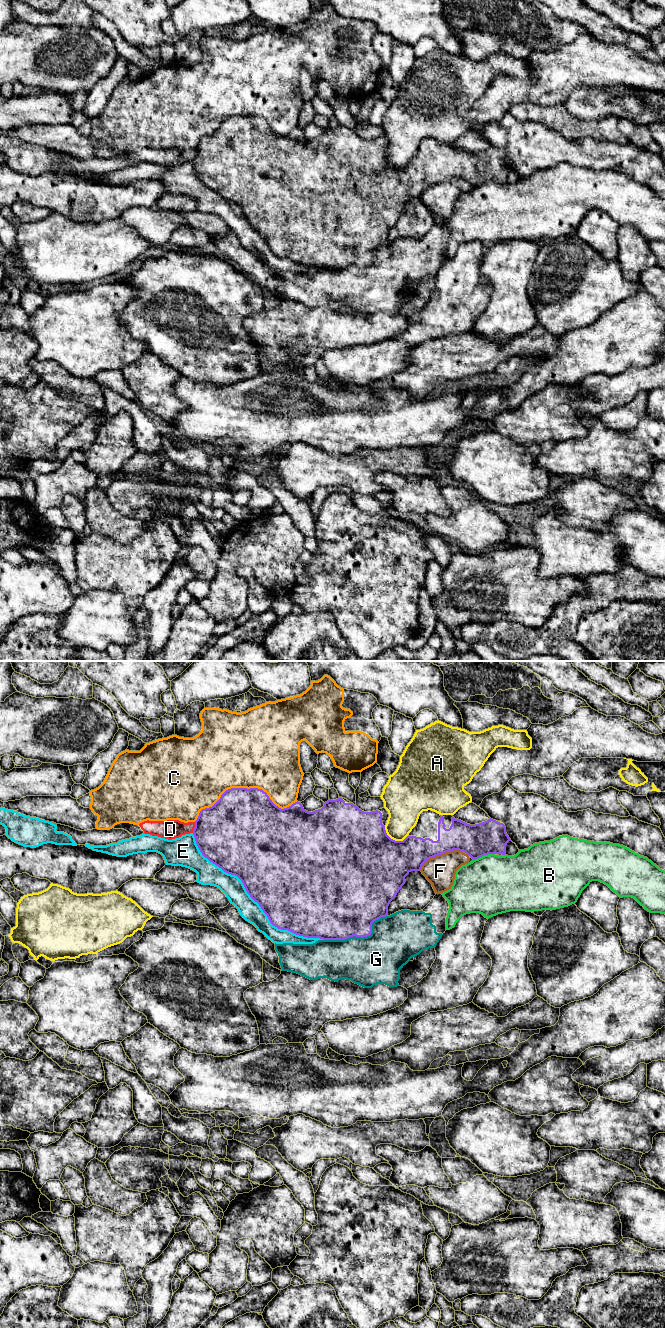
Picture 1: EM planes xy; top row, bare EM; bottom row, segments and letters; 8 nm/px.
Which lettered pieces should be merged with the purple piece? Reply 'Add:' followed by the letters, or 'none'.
Add: none

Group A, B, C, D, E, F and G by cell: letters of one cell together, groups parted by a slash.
A / B / C / D / E / F / G

